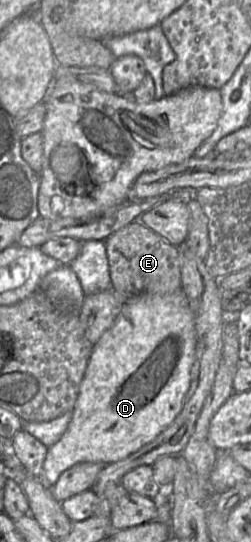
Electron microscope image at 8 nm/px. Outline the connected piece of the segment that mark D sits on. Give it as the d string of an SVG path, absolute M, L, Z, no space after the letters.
M182 288L171 294L139 294L125 299L113 325L94 345L72 419L58 442L48 448L43 463L45 485L54 485L60 475L78 463L111 464L153 441L180 413L191 383L196 356L195 312Z

